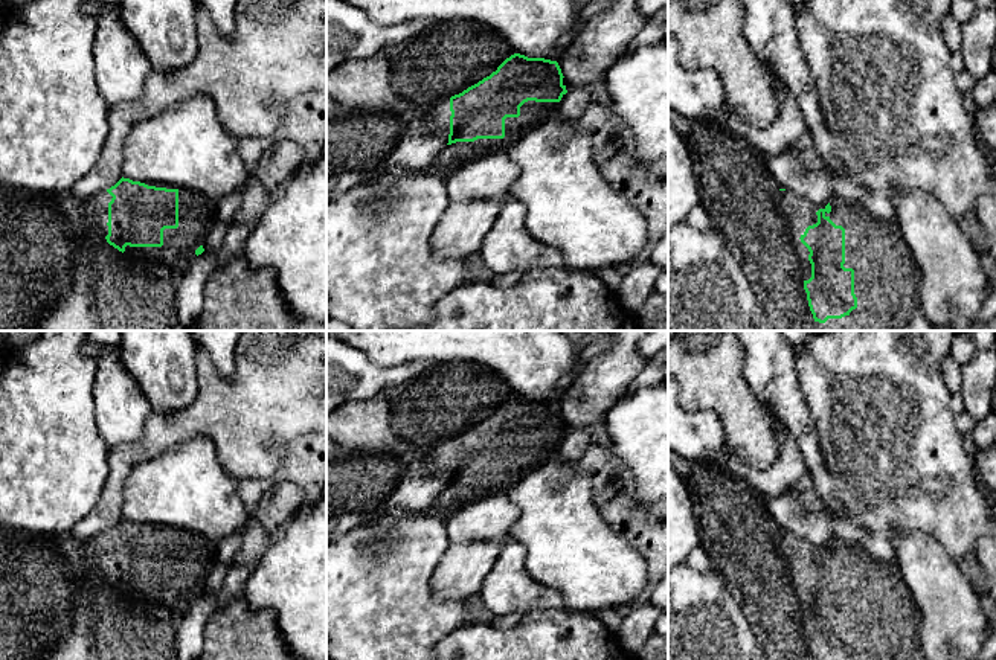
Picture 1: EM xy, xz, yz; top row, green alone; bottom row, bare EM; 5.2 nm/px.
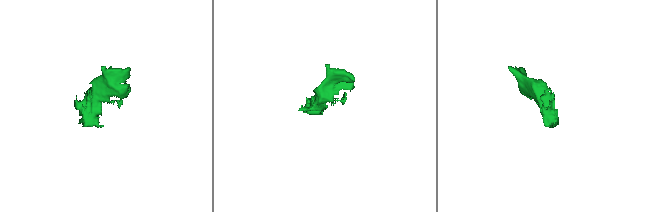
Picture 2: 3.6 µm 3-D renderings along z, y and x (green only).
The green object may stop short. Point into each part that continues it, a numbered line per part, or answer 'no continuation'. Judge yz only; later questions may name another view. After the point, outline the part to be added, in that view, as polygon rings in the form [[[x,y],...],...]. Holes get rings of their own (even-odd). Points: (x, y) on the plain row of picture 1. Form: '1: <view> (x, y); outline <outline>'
1: yz (800, 555); outline [[[779,532],[779,550],[790,569],[790,576],[793,579],[793,587],[799,599],[799,611],[804,622],[808,622],[811,619],[811,605],[808,602],[810,593],[799,579],[804,576],[808,567],[818,564],[816,553],[819,550],[825,550],[825,547],[827,546],[816,546],[813,543],[808,543],[790,532]]]
2: yz (886, 619); outline [[[834,537],[827,555],[845,570],[845,610],[854,611],[857,649],[842,660],[912,660],[921,614],[898,567]]]

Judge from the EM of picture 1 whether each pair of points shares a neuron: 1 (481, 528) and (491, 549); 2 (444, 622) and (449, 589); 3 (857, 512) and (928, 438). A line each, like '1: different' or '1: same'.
1: different
2: different
3: same

